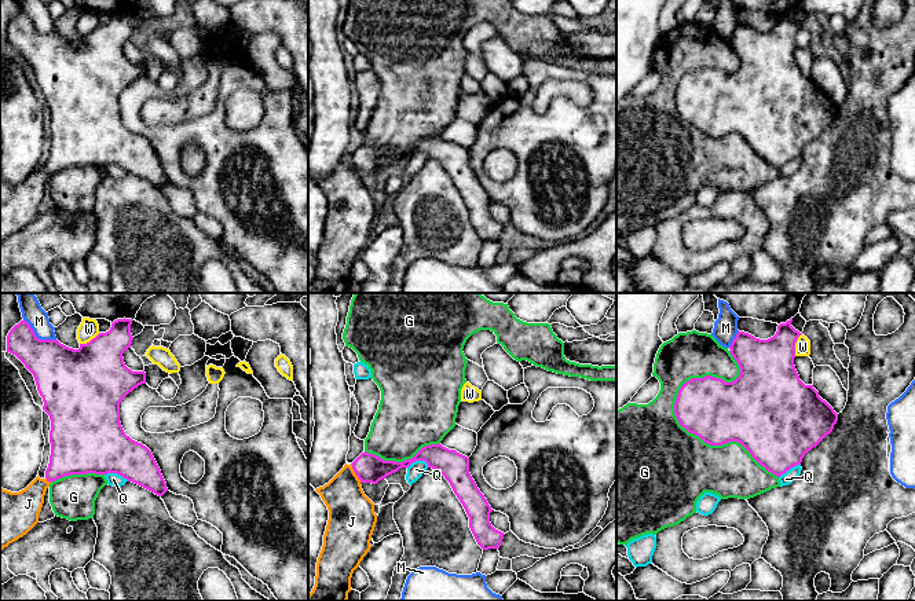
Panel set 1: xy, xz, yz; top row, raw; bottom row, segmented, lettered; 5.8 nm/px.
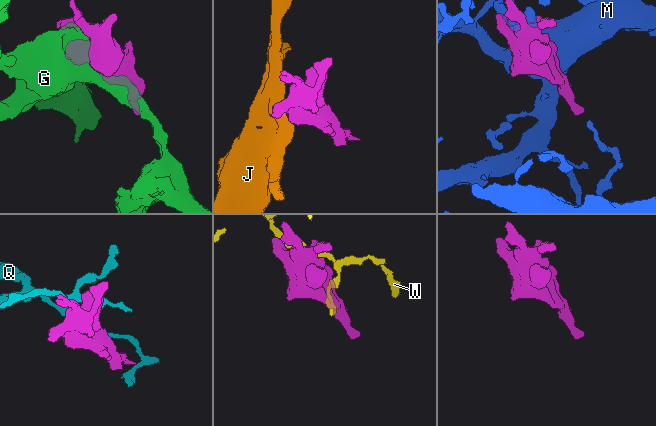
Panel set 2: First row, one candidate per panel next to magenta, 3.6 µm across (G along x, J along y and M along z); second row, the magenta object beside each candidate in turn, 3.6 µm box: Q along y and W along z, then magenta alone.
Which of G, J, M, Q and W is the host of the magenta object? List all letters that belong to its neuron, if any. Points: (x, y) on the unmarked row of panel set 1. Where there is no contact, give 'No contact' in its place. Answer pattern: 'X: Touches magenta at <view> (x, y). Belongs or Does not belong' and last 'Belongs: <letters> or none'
G: Touches magenta at yz (674, 105). Does not belong
J: Touches magenta at xz (355, 165). Belongs
M: Touches magenta at xy (36, 29). Does not belong
Q: Touches magenta at xy (117, 165). Does not belong
W: Touches magenta at yz (794, 36). Does not belong
Belongs: J

